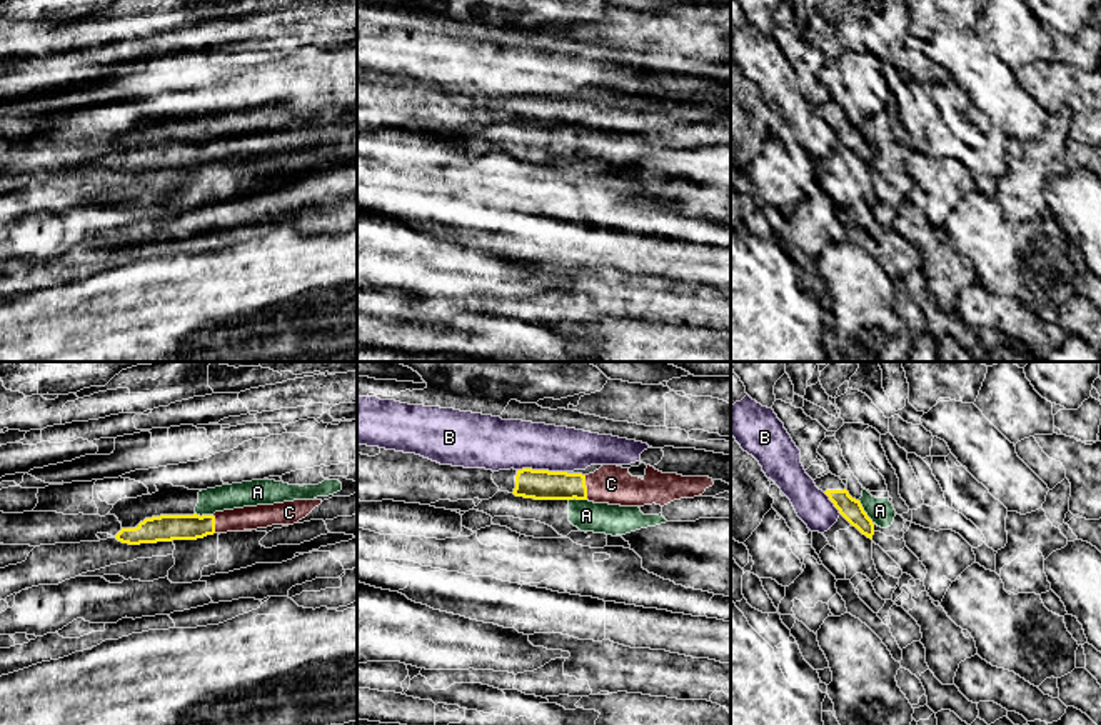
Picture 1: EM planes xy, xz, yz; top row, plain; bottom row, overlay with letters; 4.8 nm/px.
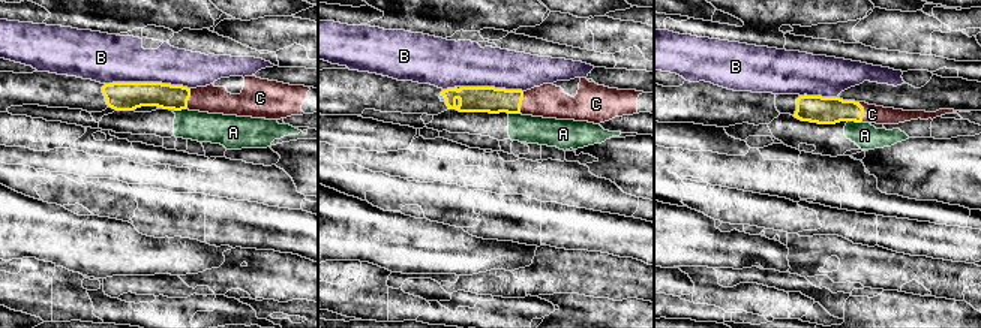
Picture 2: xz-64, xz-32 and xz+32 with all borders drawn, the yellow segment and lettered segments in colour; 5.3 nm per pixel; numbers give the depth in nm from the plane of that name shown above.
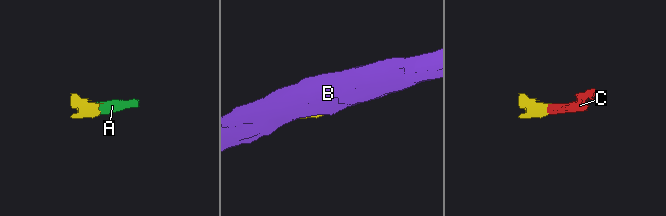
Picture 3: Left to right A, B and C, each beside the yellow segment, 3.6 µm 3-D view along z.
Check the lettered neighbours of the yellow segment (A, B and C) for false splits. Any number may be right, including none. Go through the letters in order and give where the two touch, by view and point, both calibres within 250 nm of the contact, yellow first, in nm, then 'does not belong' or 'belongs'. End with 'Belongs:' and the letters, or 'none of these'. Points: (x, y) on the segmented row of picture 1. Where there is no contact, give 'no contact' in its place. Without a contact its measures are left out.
A: yz (864, 512) | 110/120 nm | does not belong
B: xz (542, 470) | 140/240 nm | does not belong
C: xz (586, 487) | 140/190 nm | belongs
Belongs: C

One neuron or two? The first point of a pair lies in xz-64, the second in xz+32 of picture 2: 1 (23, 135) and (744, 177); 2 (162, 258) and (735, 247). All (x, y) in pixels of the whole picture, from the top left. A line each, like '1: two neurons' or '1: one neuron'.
1: one neuron
2: one neuron

